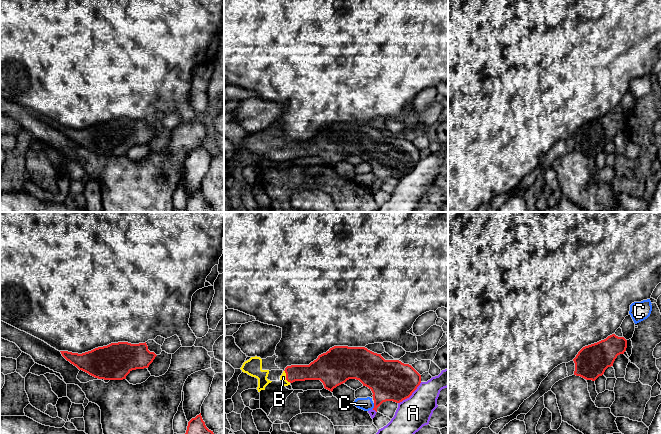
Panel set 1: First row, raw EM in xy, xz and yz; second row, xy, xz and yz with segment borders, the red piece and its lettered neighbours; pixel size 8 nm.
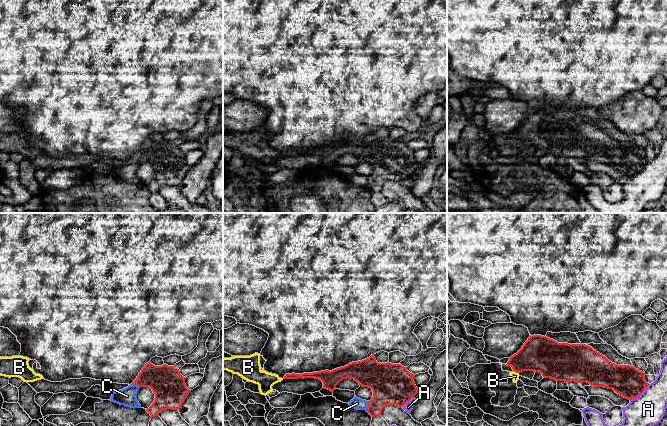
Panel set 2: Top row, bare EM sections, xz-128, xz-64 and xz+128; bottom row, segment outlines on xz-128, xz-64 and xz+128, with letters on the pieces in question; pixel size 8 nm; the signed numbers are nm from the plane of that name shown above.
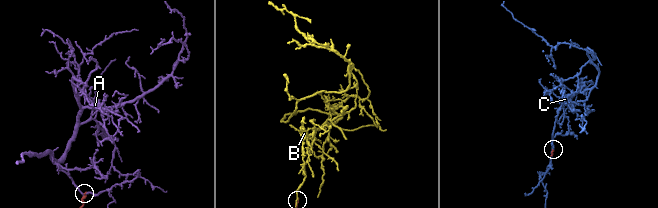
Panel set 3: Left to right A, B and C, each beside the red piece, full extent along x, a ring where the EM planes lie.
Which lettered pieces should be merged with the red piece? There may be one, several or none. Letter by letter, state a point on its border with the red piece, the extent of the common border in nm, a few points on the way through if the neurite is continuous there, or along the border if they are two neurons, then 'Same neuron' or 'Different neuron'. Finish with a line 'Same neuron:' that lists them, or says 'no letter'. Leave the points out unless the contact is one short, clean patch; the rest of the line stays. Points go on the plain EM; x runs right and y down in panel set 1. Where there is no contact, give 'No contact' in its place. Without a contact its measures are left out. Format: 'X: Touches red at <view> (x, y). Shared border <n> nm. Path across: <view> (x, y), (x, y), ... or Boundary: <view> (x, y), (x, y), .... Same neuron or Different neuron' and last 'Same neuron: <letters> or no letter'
A: Touches red at xz (410, 171). Shared border 260 nm. Boundary: xz (421, 158), (408, 173), (398, 179). Different neuron
B: Touches red at xz (286, 153). Shared border 120 nm. Path across: xz (316, 146), (294, 148), (286, 153), (283, 153). Same neuron
C: Touches red at xz (374, 182). Shared border 50 nm. Different neuron
Same neuron: B

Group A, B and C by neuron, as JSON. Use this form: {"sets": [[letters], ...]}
{"sets": [["A"], ["B"], ["C"]]}

